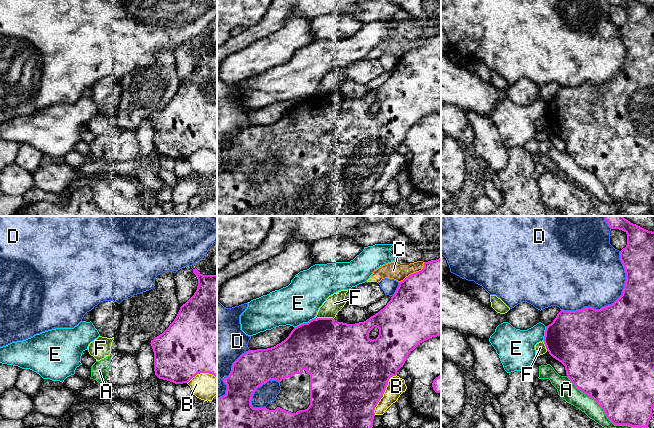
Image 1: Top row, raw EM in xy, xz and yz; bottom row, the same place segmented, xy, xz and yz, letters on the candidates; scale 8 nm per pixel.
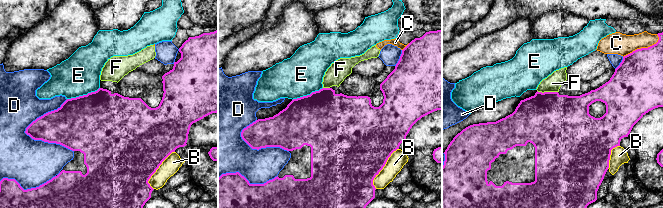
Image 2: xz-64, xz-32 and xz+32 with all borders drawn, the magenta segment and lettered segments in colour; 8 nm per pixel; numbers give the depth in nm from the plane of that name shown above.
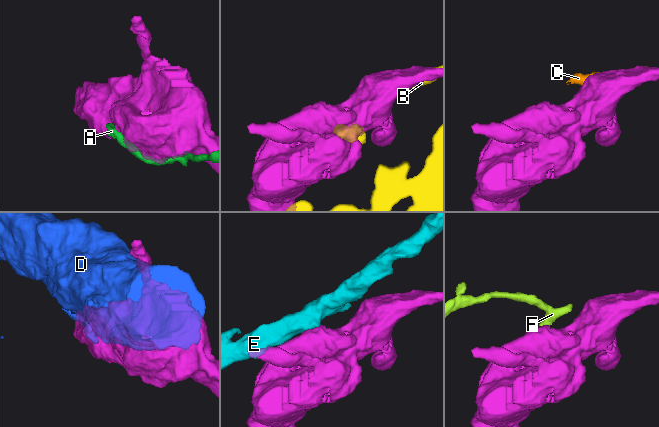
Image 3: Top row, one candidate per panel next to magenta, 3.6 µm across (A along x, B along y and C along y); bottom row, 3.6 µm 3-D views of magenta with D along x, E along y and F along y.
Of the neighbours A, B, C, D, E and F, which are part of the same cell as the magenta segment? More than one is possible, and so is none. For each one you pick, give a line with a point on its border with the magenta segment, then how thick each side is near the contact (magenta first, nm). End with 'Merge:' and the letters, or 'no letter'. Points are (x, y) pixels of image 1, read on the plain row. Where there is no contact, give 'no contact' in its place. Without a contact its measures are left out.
Merge: no letter

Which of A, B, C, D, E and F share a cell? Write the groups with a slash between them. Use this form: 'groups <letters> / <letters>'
groups A / B / C F / D / E

